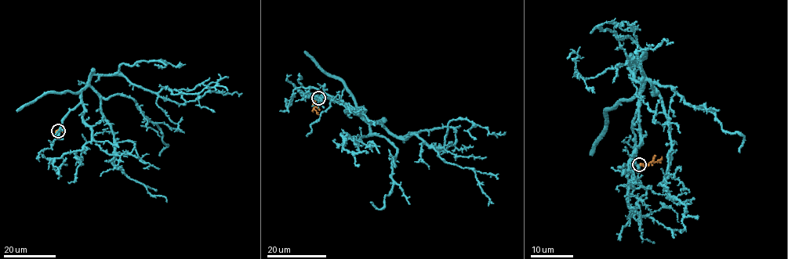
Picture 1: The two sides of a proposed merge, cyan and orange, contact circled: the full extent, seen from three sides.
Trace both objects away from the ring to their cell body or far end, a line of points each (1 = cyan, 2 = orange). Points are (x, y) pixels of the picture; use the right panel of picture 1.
1: (639, 164), (631, 127), (645, 54), (632, 72), (630, 60), (584, 78), (574, 75), (579, 55), (567, 59)
2: (639, 164), (645, 166), (662, 156)

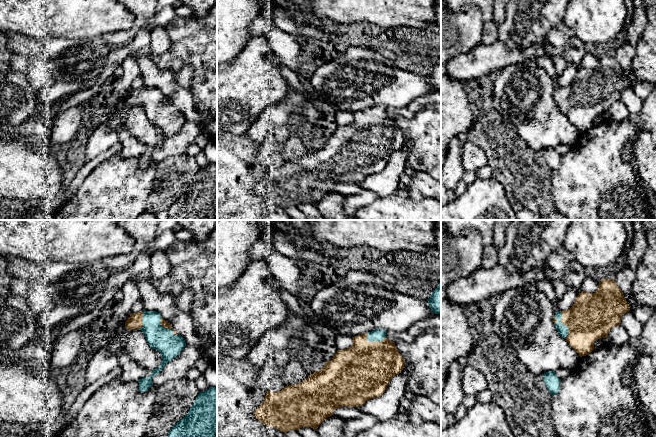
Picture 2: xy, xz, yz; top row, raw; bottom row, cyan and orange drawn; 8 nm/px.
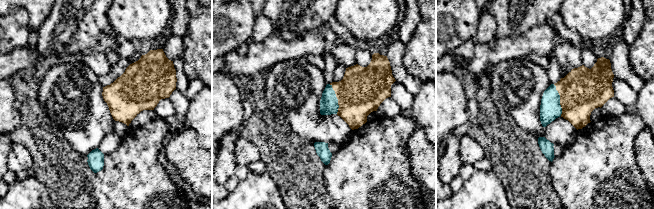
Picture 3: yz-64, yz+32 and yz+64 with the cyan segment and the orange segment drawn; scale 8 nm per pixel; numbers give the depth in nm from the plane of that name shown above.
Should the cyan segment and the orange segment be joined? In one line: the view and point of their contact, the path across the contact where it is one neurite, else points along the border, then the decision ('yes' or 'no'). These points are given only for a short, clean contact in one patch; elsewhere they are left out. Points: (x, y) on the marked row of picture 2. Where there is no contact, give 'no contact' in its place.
meets cyan in yz at (563, 324); runs through yz (563, 330), (563, 324), (582, 324), (592, 316); yes

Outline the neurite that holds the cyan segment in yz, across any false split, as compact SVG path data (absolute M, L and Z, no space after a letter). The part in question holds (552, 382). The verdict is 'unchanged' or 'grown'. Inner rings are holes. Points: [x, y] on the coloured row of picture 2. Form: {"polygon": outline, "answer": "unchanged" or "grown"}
{"polygon": "M554 371L544 373L543 380L552 396L559 392L561 380L557 377Z", "answer": "unchanged"}

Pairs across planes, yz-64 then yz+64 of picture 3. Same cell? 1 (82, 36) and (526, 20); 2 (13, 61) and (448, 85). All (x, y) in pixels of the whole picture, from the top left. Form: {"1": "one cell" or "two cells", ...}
{"1": "one cell", "2": "two cells"}

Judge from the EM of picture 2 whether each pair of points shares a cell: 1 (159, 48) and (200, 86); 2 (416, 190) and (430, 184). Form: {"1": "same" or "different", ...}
{"1": "different", "2": "same"}

